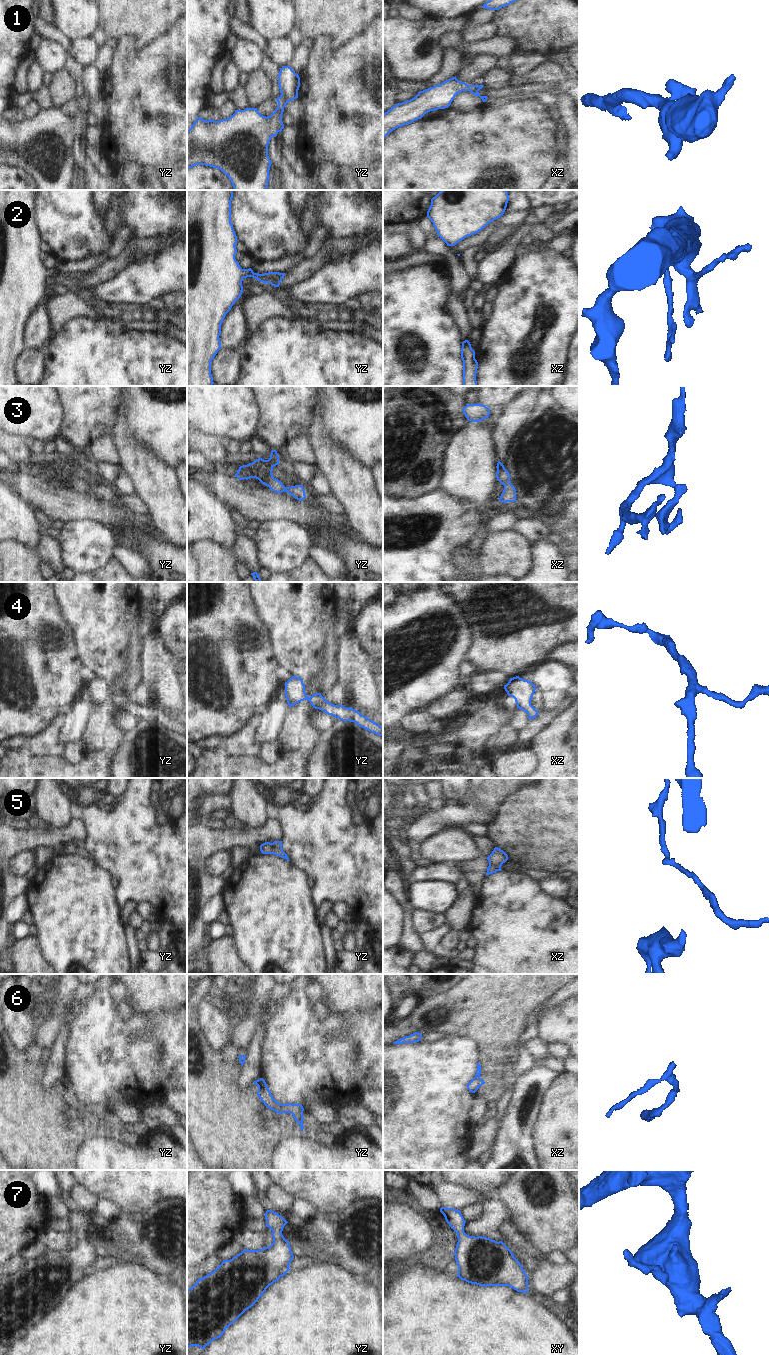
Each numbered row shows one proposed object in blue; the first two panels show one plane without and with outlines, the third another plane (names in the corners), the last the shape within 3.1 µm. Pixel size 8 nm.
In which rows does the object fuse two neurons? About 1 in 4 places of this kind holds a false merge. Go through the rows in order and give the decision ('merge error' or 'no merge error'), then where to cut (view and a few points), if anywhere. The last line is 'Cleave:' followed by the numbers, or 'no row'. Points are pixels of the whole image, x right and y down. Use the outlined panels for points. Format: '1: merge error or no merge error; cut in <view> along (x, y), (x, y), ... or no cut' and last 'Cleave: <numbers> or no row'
1: no merge error; no cut
2: no merge error; no cut
3: no merge error; no cut
4: no merge error; no cut
5: no merge error; no cut
6: no merge error; no cut
7: no merge error; no cut
Cleave: no row

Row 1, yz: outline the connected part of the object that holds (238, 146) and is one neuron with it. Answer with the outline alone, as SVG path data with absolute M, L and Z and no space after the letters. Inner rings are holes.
M283 66L280 68L278 83L281 93L276 98L278 107L268 117L261 115L257 108L236 110L231 117L220 121L206 121L197 117L187 130L187 170L196 165L210 166L227 175L234 190L266 190L272 164L268 156L268 144L284 128L284 107L289 101L298 98L300 77L291 67Z

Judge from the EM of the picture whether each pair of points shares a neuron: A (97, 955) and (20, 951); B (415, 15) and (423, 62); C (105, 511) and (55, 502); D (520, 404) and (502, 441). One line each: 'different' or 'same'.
A: different
B: different
C: same
D: same

